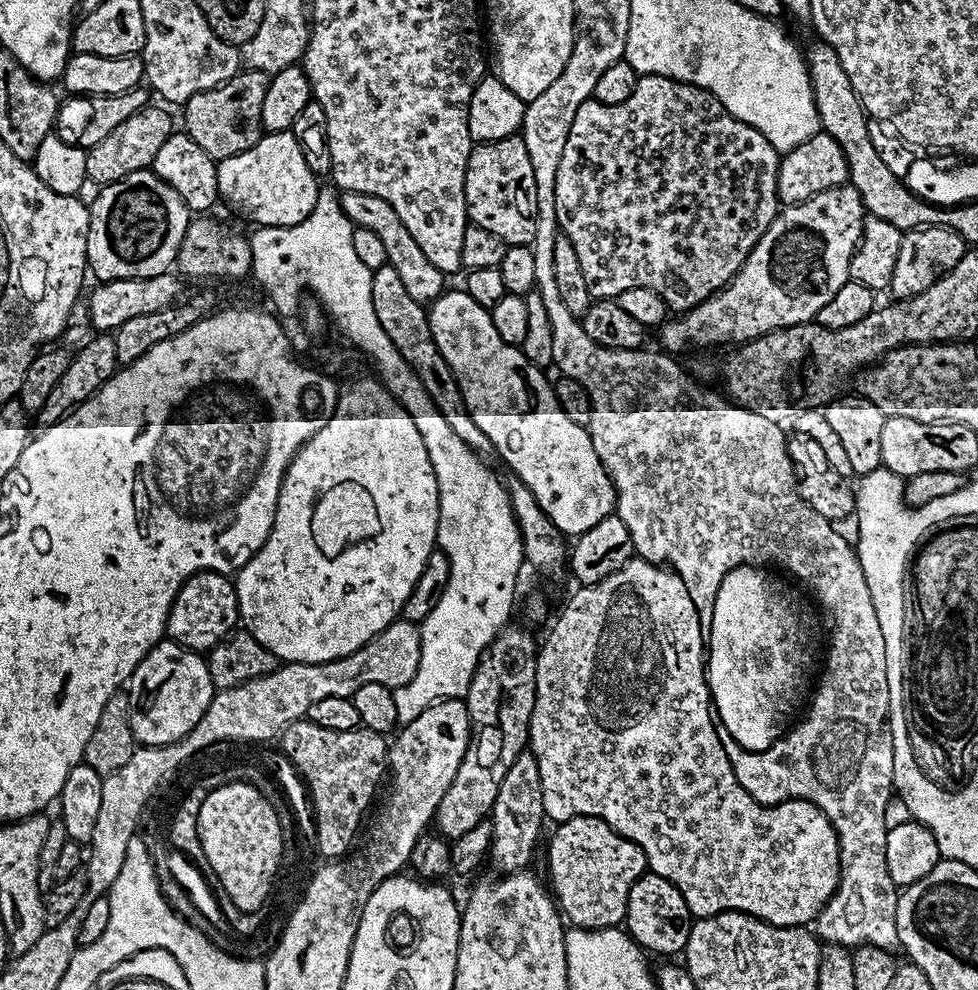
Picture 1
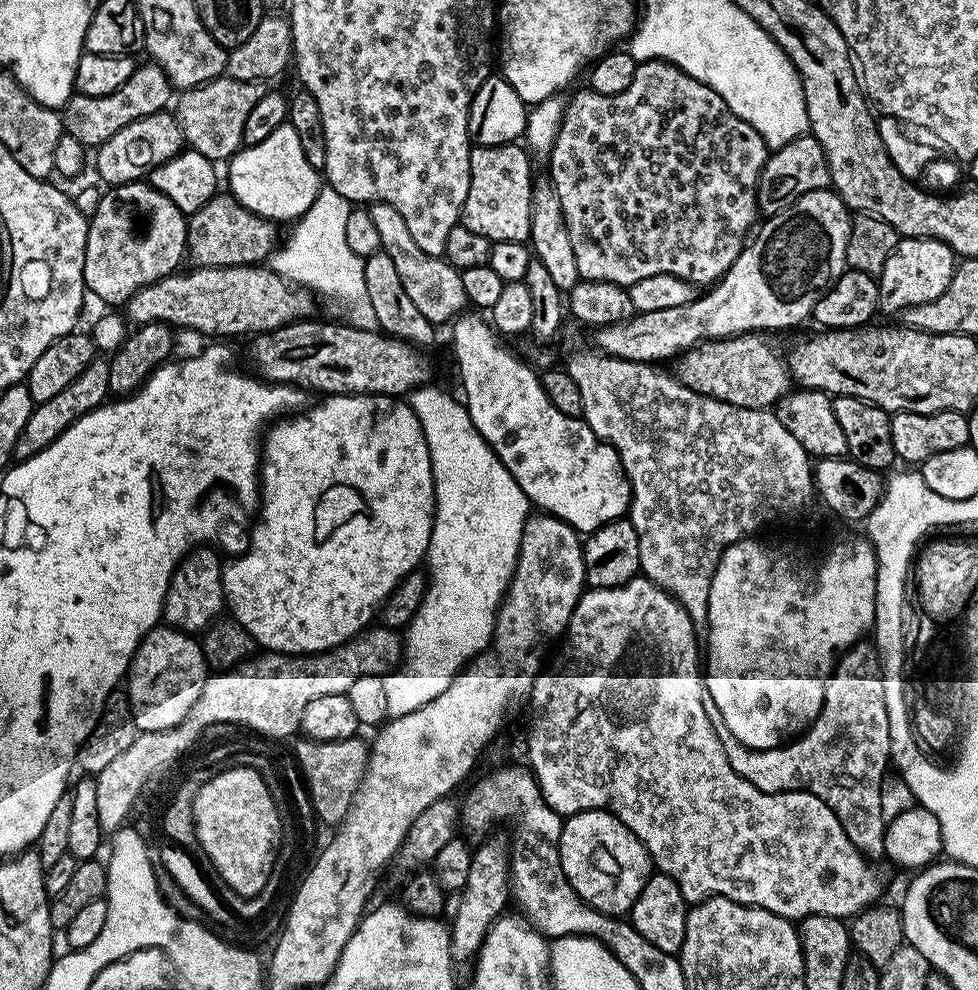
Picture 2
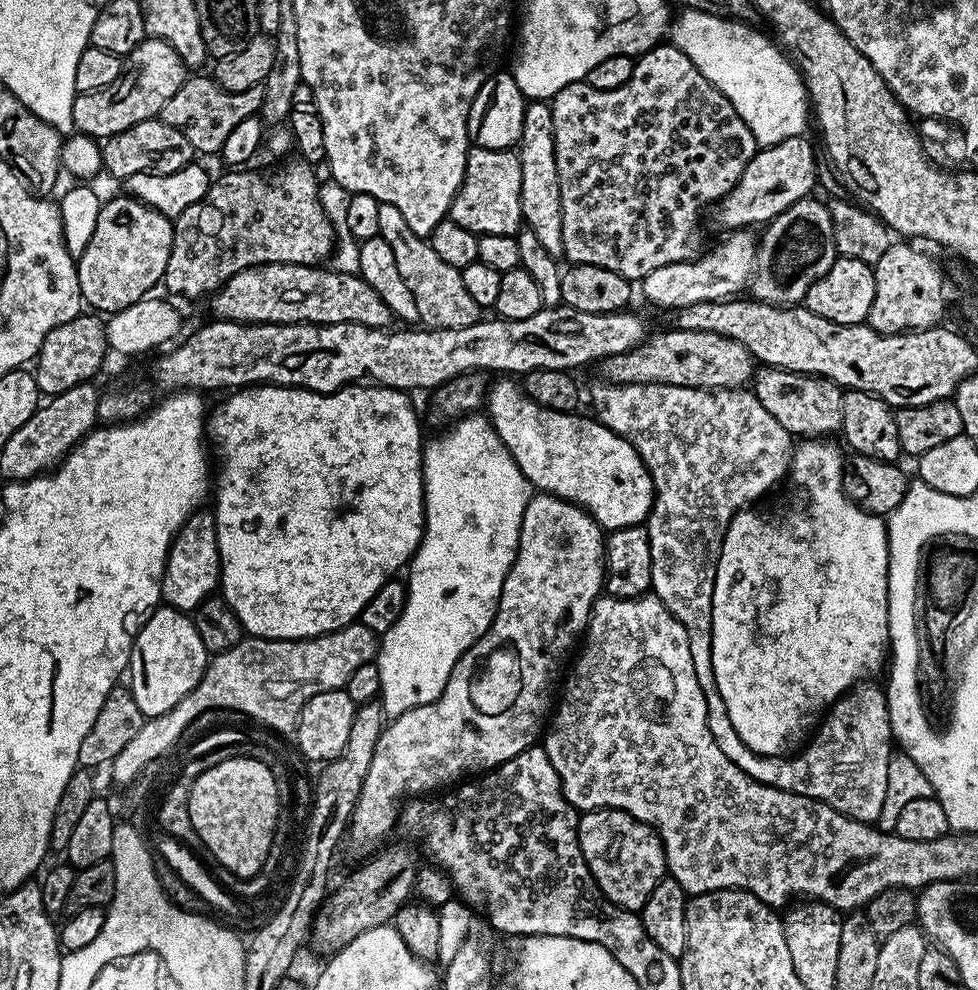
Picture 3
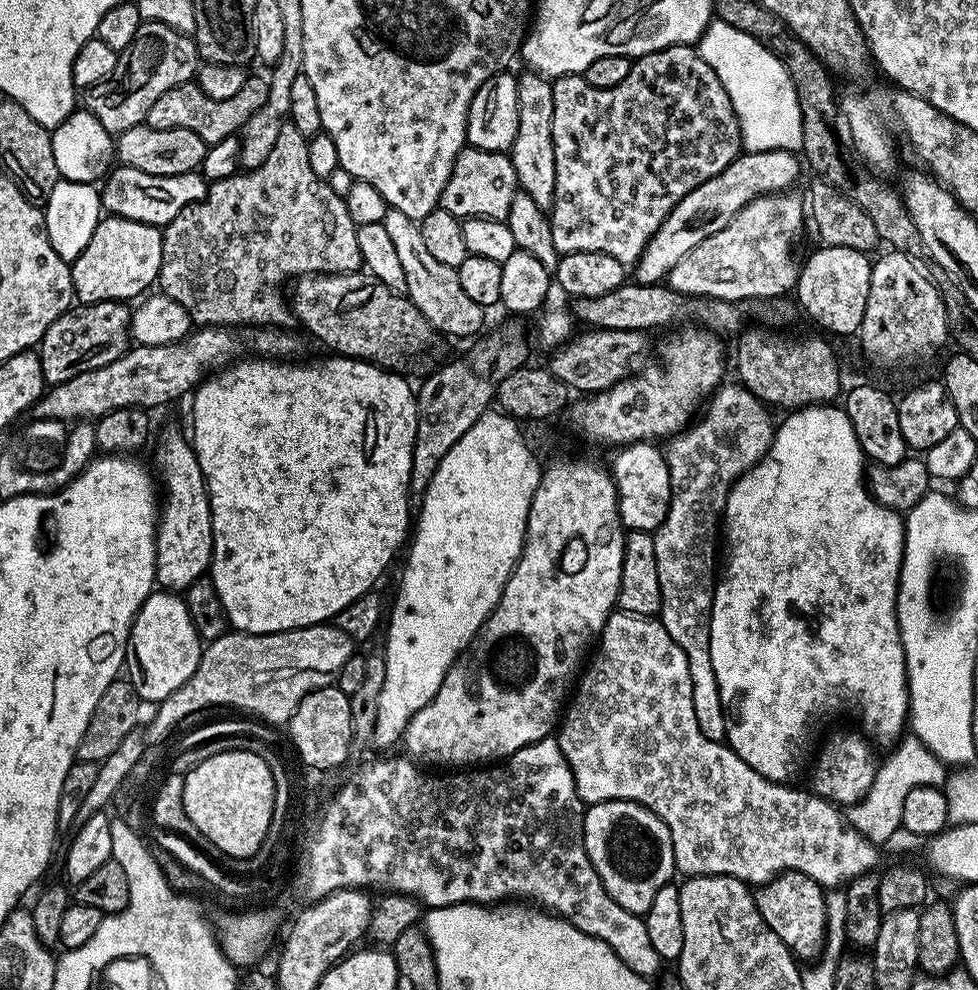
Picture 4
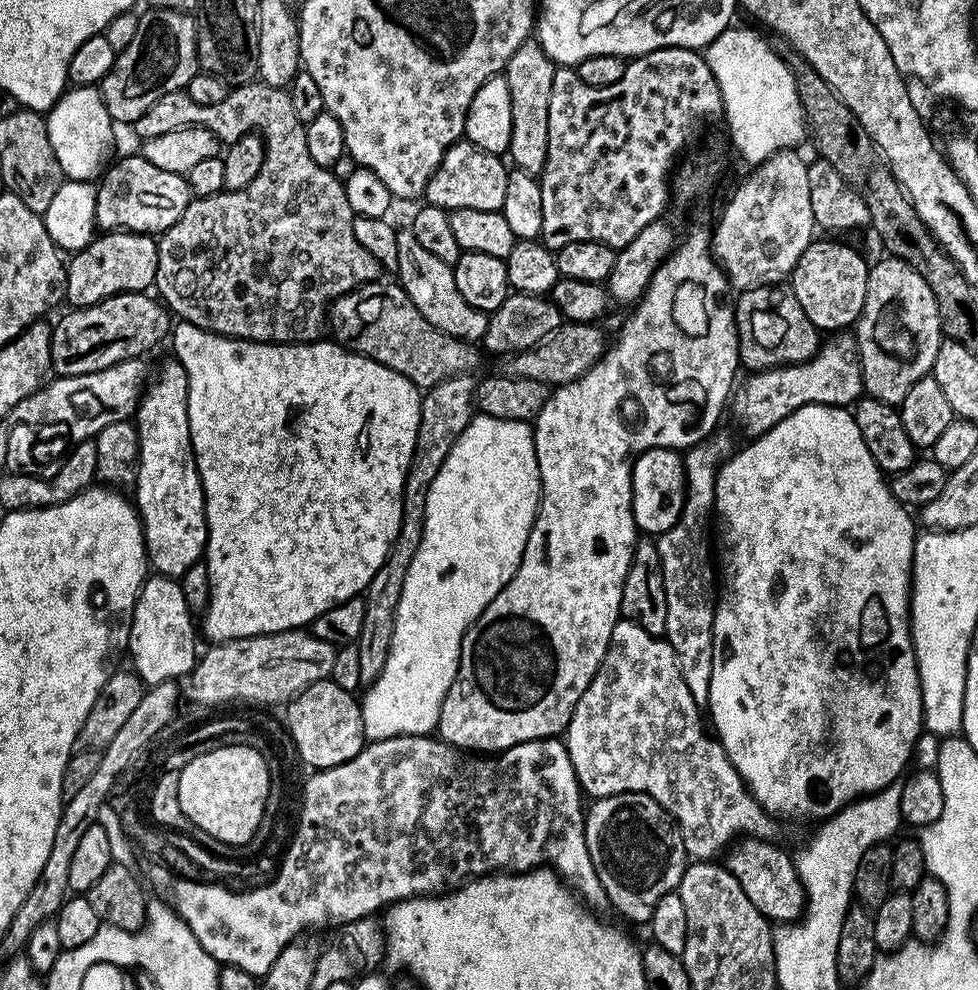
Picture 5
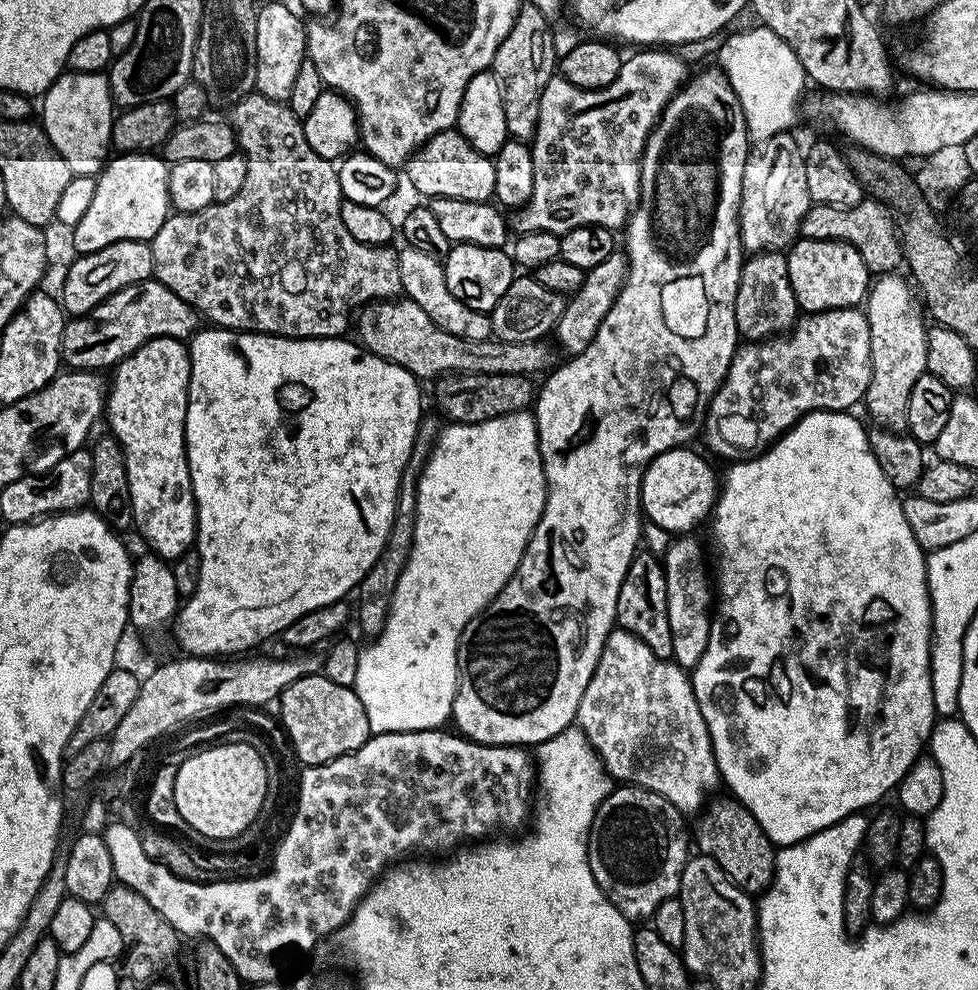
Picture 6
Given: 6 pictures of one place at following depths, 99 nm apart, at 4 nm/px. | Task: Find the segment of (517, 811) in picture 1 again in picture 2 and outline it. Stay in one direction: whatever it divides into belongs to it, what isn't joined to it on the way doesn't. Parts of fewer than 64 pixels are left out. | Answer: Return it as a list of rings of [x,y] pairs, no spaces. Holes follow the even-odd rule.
[[[489,835],[483,841],[485,844],[473,851],[470,878],[458,893],[456,917],[450,920],[452,962],[456,966],[471,965],[475,961],[492,924],[505,915],[507,908],[504,907],[510,904],[510,840],[507,835],[496,835]]]

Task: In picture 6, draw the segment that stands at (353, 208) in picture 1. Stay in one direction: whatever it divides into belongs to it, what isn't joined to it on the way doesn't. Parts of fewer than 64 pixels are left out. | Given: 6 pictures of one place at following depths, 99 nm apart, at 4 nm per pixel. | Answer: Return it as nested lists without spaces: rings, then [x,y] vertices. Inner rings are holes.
[[[404,246],[398,252],[398,271],[402,273],[403,295],[418,302],[418,306],[422,306],[422,310],[426,310],[426,314],[430,314],[430,318],[434,318],[434,322],[446,330],[446,334],[454,334],[463,340],[486,340],[492,336],[491,315],[470,310],[466,302],[458,302],[458,298],[450,294],[441,261],[430,258],[430,254],[422,254],[422,250]]]

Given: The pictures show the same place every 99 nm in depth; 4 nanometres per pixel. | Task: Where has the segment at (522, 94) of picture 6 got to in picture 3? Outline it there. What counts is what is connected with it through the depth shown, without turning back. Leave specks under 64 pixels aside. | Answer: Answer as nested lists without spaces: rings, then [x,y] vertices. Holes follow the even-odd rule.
[[[534,100],[525,107],[524,117],[522,118],[522,134],[518,145],[518,155],[520,157],[520,165],[522,166],[522,194],[520,201],[522,202],[522,220],[526,225],[527,231],[534,234],[534,238],[538,238],[538,242],[542,242],[542,246],[546,246],[546,250],[551,256],[563,257],[564,247],[562,246],[562,198],[560,197],[560,179],[558,178],[558,166],[556,165],[556,155],[554,154],[554,118],[552,117],[551,103]]]

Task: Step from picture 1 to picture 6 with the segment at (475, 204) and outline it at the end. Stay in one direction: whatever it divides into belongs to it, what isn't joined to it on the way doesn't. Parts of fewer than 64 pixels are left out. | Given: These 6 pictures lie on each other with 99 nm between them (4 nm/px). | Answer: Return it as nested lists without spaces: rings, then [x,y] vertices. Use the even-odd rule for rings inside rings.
[[[459,130],[434,134],[417,148],[406,165],[408,180],[427,198],[462,198],[466,202],[491,201],[494,197],[493,157],[483,156]]]

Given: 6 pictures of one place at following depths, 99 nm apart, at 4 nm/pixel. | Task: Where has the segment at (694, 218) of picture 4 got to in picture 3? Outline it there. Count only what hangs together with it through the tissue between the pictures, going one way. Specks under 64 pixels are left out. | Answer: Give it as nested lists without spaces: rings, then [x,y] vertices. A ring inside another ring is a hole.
[[[801,134],[794,138],[786,138],[786,142],[778,142],[769,148],[761,147],[750,158],[746,170],[742,170],[742,178],[718,202],[715,209],[716,220],[724,230],[748,230],[751,224],[767,225],[782,210],[786,210],[794,202],[805,199],[808,192],[818,184],[818,163],[816,152]]]

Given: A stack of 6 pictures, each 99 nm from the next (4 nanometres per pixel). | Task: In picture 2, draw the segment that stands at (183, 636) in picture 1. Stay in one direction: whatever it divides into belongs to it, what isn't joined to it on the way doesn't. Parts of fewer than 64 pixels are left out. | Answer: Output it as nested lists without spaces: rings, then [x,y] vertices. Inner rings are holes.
[[[197,546],[180,561],[170,578],[170,586],[164,599],[163,623],[169,628],[177,628],[189,634],[203,633],[215,624],[220,612],[226,608],[224,594],[224,569],[222,560],[216,557],[212,546]]]

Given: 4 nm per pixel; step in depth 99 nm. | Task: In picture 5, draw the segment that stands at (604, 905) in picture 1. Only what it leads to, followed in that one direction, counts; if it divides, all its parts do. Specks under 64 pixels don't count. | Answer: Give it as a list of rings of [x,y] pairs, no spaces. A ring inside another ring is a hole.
[[[646,794],[601,796],[593,804],[584,817],[584,833],[602,890],[606,890],[613,909],[616,907],[626,919],[640,926],[647,925],[658,898],[679,889],[686,867],[680,832],[668,811]]]

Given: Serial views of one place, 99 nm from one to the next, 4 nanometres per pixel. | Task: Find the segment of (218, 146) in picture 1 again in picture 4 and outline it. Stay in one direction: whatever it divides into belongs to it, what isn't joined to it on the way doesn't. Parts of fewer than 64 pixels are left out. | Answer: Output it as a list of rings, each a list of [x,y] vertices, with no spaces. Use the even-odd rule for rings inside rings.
[[[249,75],[248,80],[242,86],[242,90],[238,90],[238,94],[234,94],[234,98],[206,98],[206,94],[202,94],[202,90],[195,82],[179,84],[174,86],[174,90],[166,90],[166,94],[162,94],[162,98],[158,98],[154,102],[154,106],[150,106],[150,110],[144,119],[145,124],[149,124],[152,128],[185,128],[186,130],[194,130],[194,134],[198,134],[203,138],[204,143],[217,144],[222,142],[227,136],[235,136],[243,124],[250,118],[250,114],[254,114],[254,110],[258,110],[258,106],[262,106],[268,97],[268,82],[262,75]]]

